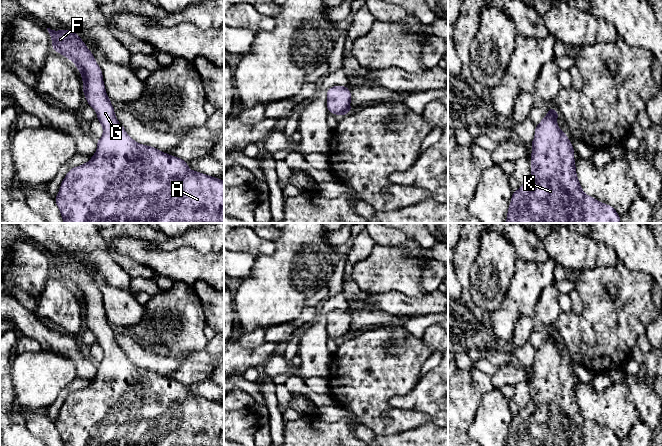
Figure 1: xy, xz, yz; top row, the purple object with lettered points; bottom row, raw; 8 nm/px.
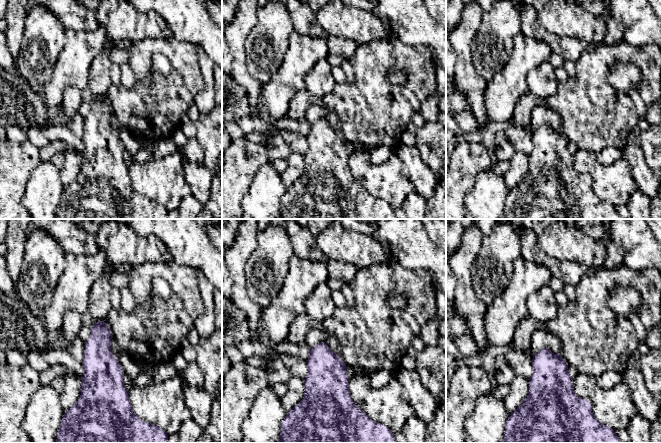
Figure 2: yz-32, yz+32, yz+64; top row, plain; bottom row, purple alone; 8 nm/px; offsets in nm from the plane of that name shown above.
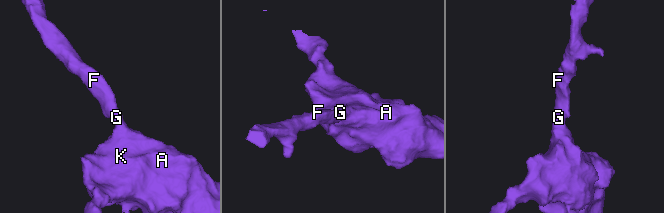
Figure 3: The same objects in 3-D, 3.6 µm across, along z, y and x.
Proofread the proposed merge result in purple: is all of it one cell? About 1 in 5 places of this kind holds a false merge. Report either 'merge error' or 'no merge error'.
no merge error

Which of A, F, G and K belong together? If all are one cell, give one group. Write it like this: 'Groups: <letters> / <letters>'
Groups: A F G K

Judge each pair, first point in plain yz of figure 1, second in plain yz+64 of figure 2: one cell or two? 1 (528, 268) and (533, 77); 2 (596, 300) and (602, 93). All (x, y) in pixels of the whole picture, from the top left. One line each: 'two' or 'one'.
1: two
2: one

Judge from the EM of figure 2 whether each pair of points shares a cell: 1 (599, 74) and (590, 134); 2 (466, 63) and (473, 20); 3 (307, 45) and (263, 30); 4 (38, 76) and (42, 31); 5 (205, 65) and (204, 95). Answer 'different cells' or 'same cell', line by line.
1: same cell
2: same cell
3: different cells
4: same cell
5: same cell

